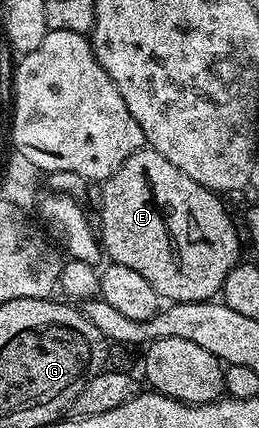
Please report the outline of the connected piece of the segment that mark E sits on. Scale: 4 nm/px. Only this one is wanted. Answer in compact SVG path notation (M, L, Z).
M144 146L138 152L134 152L110 178L102 181L101 207L98 209L98 211L100 210L99 220L103 223L103 232L101 228L102 251L106 255L108 252L114 263L129 266L129 270L137 270L137 274L141 274L141 278L145 278L145 282L149 282L149 286L153 286L153 290L157 290L157 294L164 301L173 304L188 304L202 300L214 301L223 291L225 278L229 278L229 272L241 260L241 256L239 256L239 232L235 229L235 220L227 213L226 206L219 200L222 199L216 193L210 192L209 189L197 182L193 182L193 178L189 178L189 174L181 174L181 170L177 170L177 166L173 166L173 162L169 162L169 158L161 158L161 154L157 154L151 148Z

